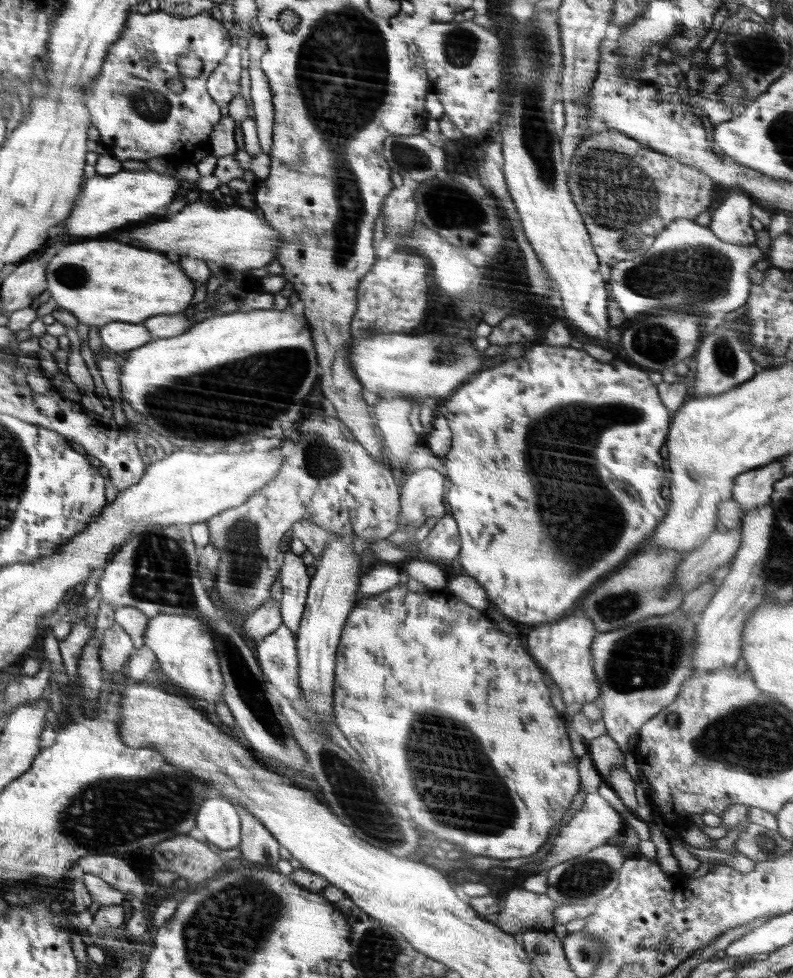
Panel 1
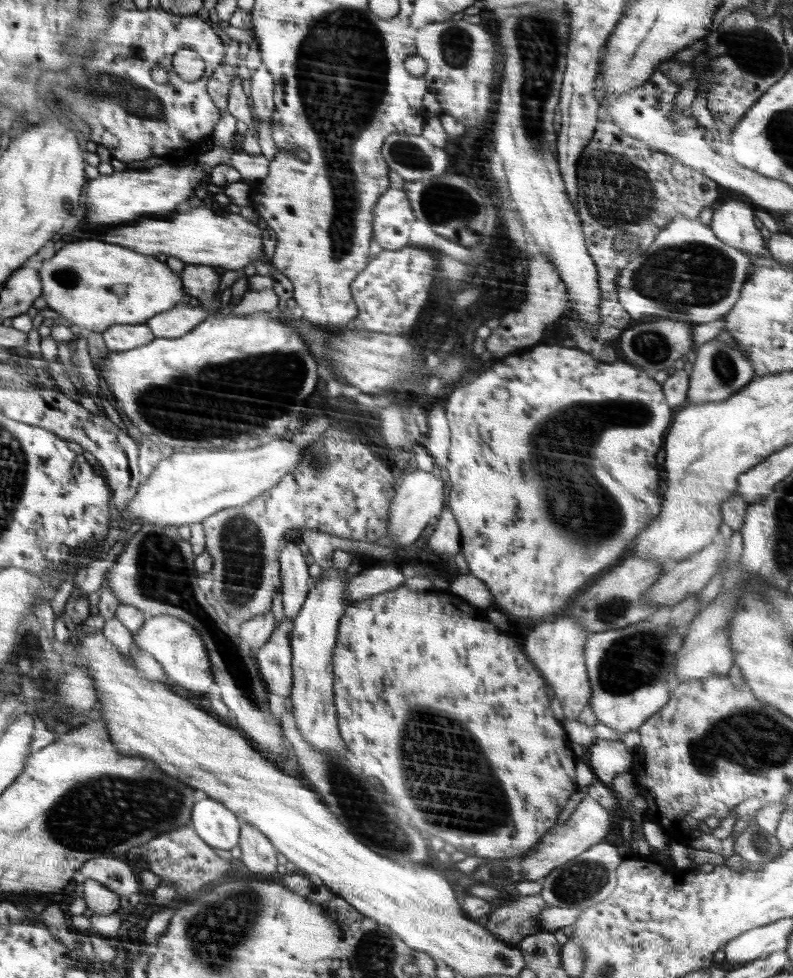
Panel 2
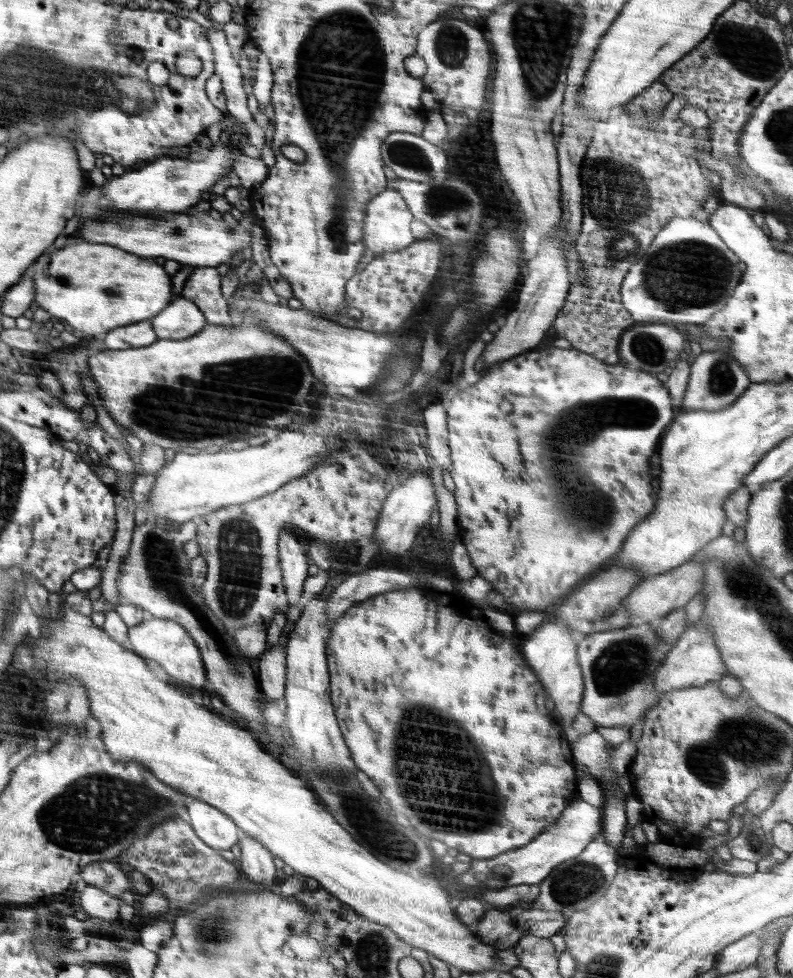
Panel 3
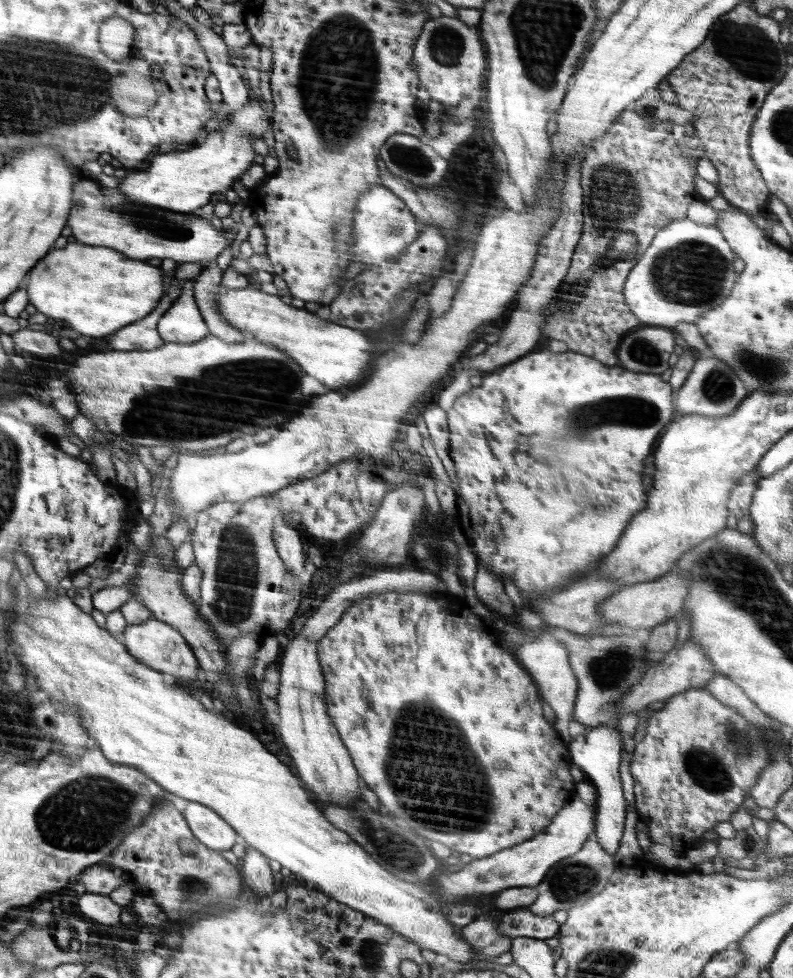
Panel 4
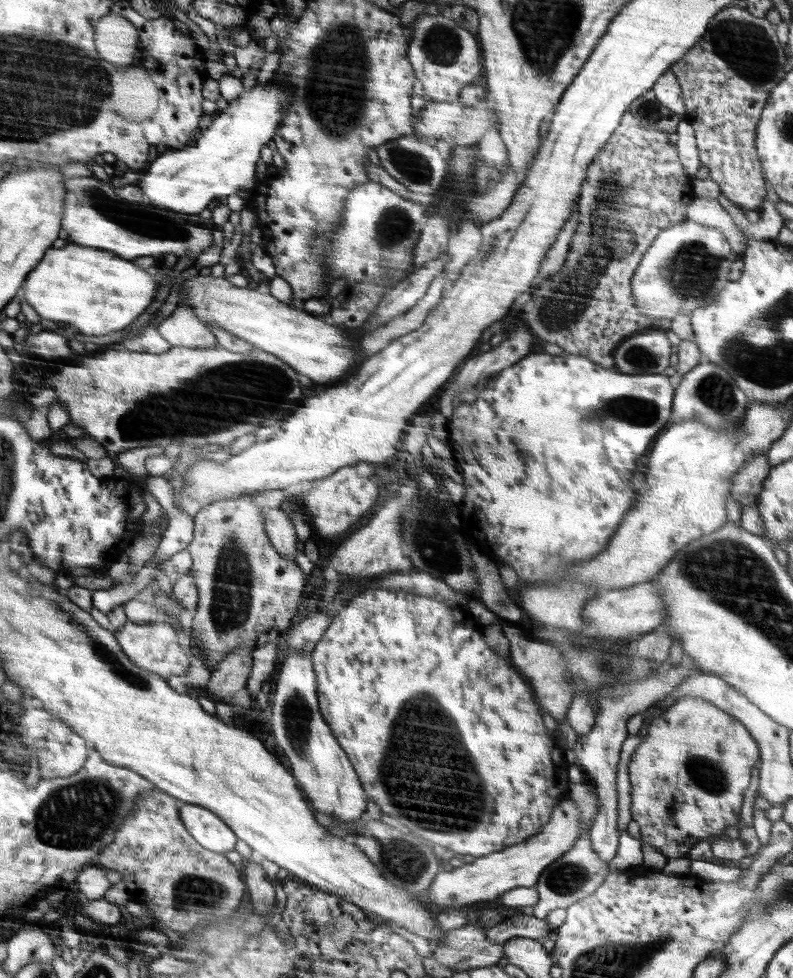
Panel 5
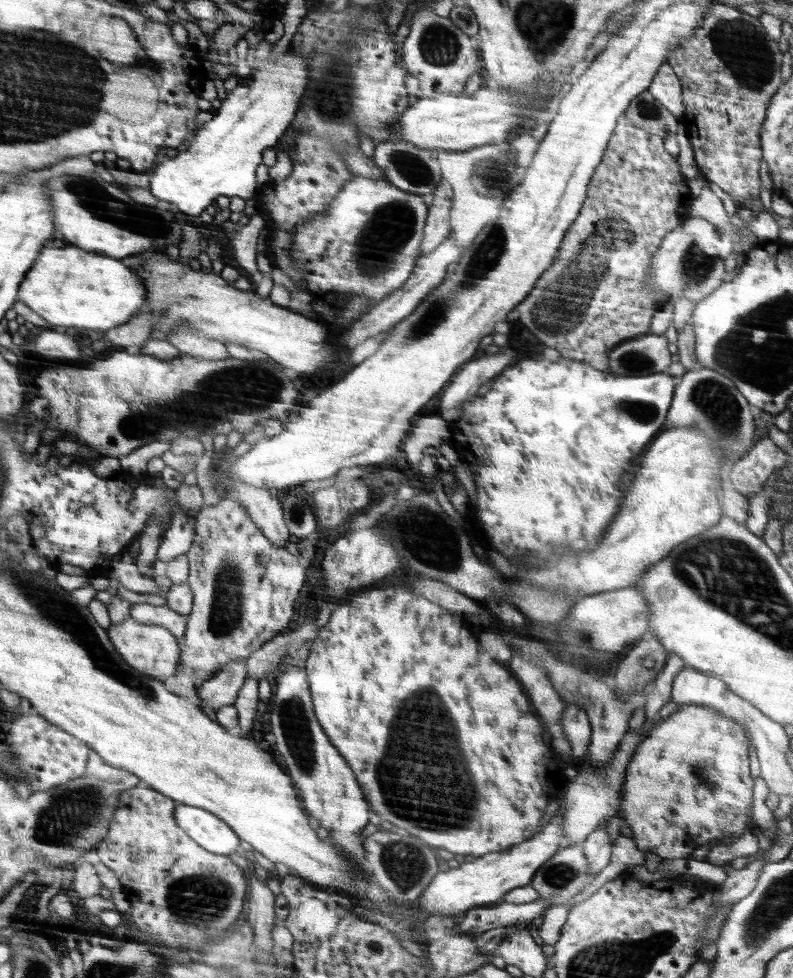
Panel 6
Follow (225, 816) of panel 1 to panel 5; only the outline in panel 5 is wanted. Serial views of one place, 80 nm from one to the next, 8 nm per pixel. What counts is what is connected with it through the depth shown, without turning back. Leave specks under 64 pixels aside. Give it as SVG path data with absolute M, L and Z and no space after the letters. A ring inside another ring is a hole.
M186 803L182 808L182 821L192 838L212 852L230 852L238 842L238 835L228 823L207 807Z

